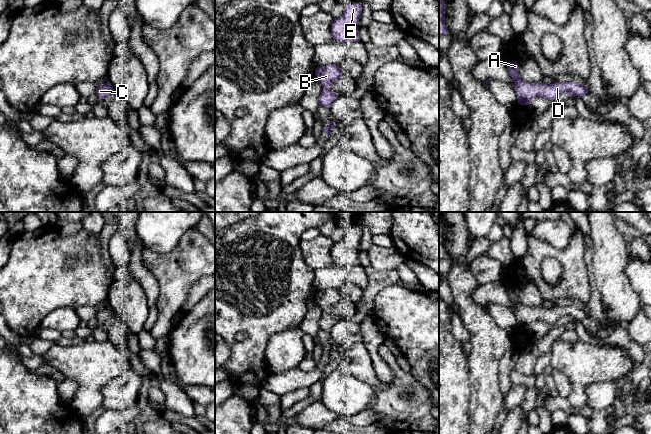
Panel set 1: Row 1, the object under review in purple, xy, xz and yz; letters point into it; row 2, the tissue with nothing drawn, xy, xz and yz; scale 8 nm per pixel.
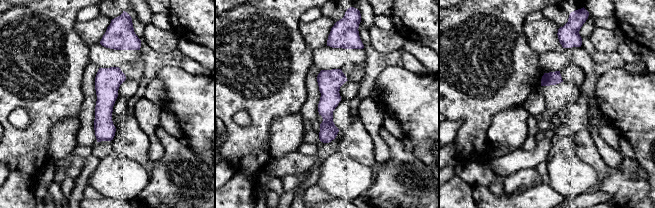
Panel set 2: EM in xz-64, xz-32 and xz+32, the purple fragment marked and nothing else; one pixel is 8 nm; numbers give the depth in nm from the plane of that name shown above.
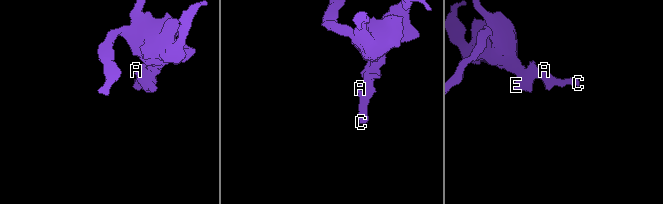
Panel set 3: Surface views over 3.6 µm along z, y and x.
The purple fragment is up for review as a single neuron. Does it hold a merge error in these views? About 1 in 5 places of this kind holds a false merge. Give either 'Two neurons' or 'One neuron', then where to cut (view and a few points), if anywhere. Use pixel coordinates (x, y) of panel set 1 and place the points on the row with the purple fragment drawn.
One neuron. No split

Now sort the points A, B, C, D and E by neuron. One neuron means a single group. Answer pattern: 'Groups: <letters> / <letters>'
Groups: A B C D E

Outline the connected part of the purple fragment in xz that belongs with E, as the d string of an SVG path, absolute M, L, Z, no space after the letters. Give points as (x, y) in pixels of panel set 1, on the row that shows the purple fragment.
M352 3L344 8L343 14L335 18L331 26L331 34L336 42L360 41L358 23L363 7L360 3Z

